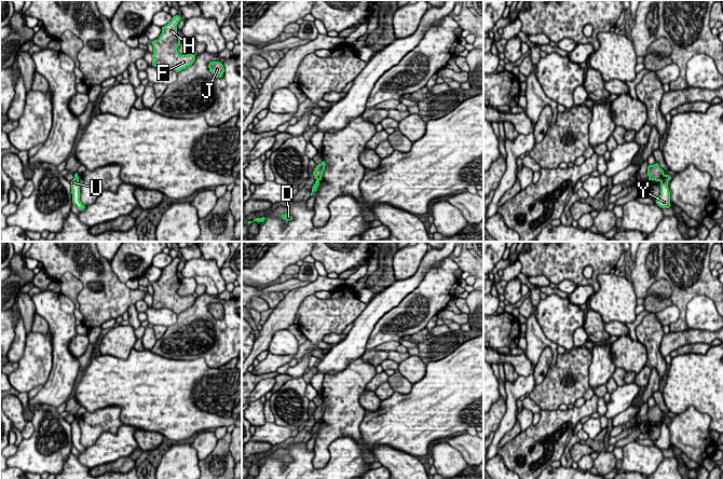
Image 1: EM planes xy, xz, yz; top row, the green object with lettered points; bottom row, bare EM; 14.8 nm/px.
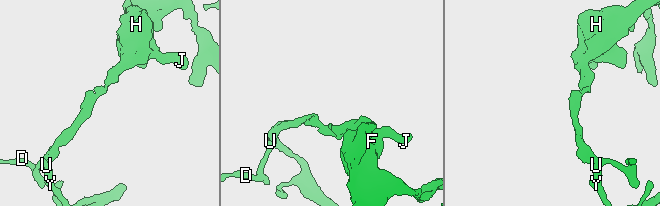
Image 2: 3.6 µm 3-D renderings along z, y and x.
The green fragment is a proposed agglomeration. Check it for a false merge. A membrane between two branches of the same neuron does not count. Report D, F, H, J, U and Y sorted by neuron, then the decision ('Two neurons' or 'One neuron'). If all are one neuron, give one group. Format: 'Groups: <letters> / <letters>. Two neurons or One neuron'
Groups: D U Y / F H J. Two neurons

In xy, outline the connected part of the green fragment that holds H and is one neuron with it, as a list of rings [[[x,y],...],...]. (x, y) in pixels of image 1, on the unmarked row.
[[[179,257],[174,258],[167,266],[162,269],[161,277],[151,284],[153,287],[152,307],[165,307],[179,314],[194,304],[195,298],[192,295],[180,297],[177,292],[180,287],[180,279],[177,276],[177,266],[180,261]]]

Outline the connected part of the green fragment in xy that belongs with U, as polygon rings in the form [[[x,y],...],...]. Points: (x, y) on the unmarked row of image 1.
[[[76,416],[71,425],[71,436],[72,436],[72,444],[77,448],[79,452],[83,452],[85,448],[80,442],[80,426],[79,426],[79,418]]]

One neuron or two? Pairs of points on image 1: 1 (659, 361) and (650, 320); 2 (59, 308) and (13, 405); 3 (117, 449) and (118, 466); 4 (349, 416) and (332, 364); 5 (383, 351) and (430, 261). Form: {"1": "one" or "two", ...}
{"1": "one", "2": "two", "3": "two", "4": "two", "5": "two"}

